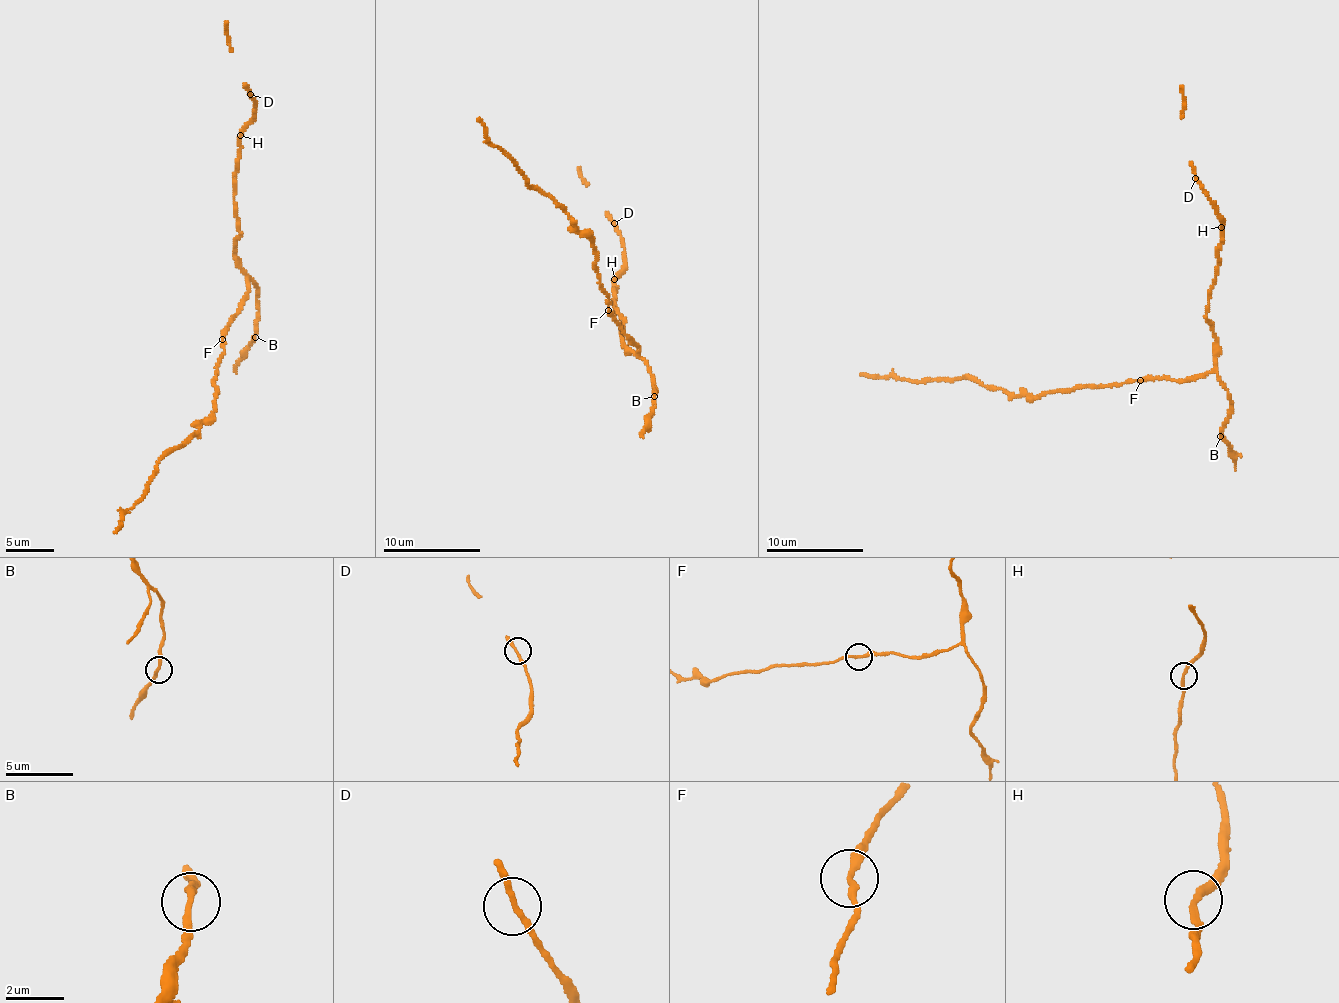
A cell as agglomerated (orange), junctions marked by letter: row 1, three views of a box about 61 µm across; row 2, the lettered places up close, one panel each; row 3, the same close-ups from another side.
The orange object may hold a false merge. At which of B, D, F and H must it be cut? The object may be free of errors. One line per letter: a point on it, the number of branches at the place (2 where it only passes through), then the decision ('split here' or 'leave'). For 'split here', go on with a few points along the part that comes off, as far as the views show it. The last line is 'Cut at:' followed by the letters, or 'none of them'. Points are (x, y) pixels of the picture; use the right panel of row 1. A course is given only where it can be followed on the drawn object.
B: (1220, 436) | 2 | leave
D: (1195, 178) | 2 | leave
F: (1140, 380) | 2 | leave
H: (1221, 227) | 2 | leave
Cut at: none of them

